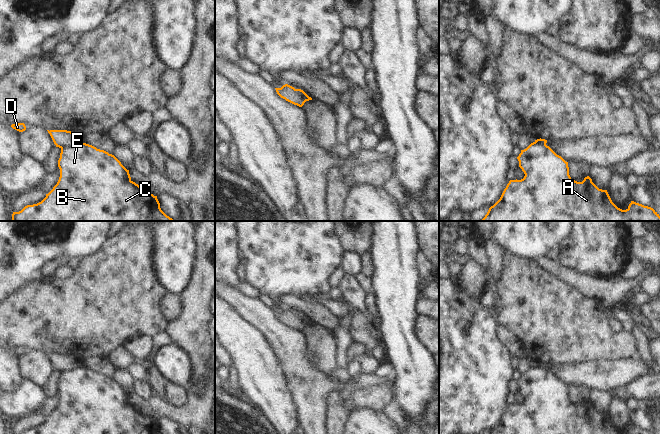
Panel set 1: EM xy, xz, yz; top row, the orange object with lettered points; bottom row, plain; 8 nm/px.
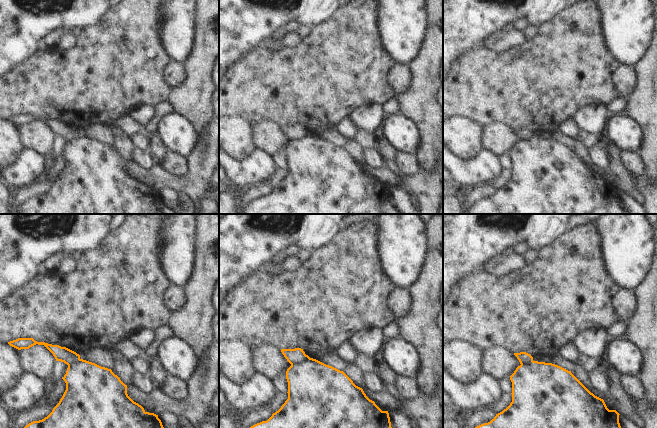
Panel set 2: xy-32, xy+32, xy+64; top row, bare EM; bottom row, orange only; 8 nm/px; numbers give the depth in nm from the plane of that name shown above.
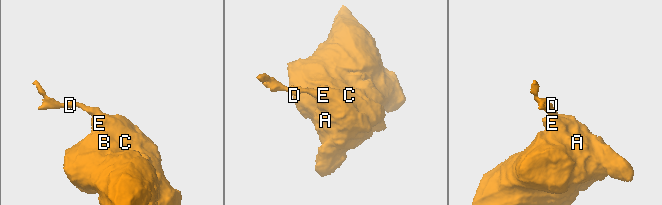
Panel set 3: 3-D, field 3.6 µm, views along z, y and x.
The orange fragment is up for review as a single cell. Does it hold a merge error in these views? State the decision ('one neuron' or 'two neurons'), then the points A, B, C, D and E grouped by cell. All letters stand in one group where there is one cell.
two neurons | A B C E / D

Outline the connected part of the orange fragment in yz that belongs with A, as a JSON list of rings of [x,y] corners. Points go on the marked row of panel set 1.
[[[533,142],[526,149],[521,150],[521,153],[517,157],[519,161],[519,167],[524,172],[525,176],[521,180],[510,180],[504,189],[500,199],[489,208],[487,214],[481,221],[660,221],[659,214],[651,207],[644,206],[642,204],[631,201],[626,210],[618,208],[611,200],[607,190],[599,189],[592,179],[587,176],[582,182],[573,180],[569,175],[568,162],[566,162],[561,156],[557,155],[549,146],[541,143]]]

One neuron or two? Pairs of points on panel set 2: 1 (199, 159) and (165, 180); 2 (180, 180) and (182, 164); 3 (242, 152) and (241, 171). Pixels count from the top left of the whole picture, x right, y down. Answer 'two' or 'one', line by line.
1: one
2: two
3: two

